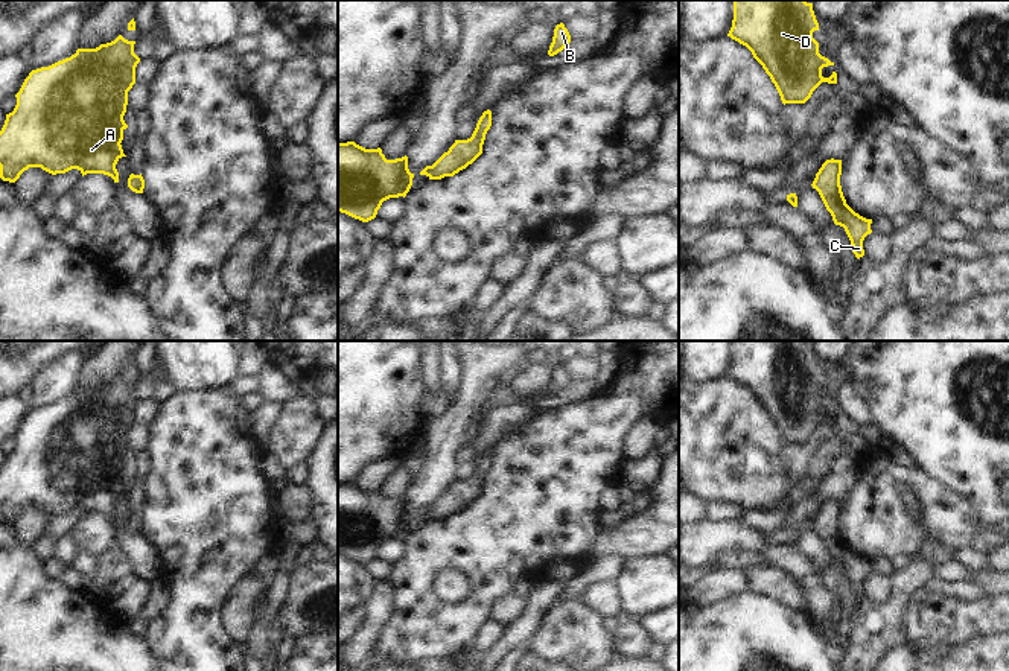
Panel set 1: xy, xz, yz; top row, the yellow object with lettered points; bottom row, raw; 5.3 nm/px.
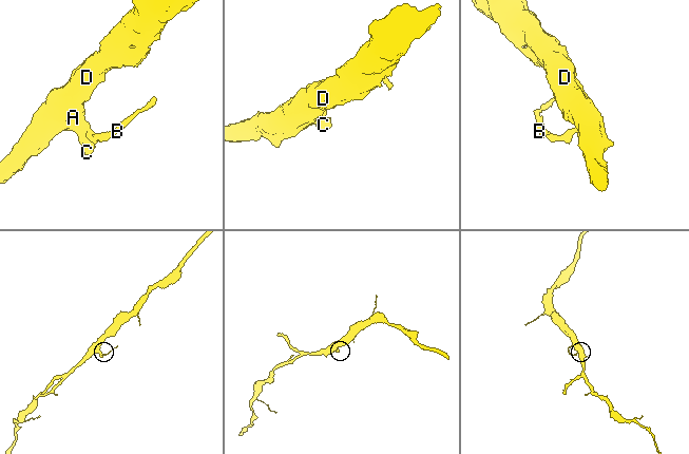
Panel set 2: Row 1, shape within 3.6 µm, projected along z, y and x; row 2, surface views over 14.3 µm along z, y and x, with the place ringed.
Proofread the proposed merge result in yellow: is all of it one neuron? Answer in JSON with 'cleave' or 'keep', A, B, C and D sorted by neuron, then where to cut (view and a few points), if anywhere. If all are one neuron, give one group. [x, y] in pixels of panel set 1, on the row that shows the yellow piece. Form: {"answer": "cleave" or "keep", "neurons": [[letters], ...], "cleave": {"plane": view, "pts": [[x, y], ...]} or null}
{"answer": "keep", "neurons": [["A", "B", "C", "D"]], "cleave": null}

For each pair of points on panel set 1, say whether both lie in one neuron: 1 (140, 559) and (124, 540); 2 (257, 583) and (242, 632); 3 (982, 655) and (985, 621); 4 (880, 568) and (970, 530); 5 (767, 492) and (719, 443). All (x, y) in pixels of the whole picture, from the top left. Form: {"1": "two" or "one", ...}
{"1": "one", "2": "one", "3": "two", "4": "two", "5": "one"}

